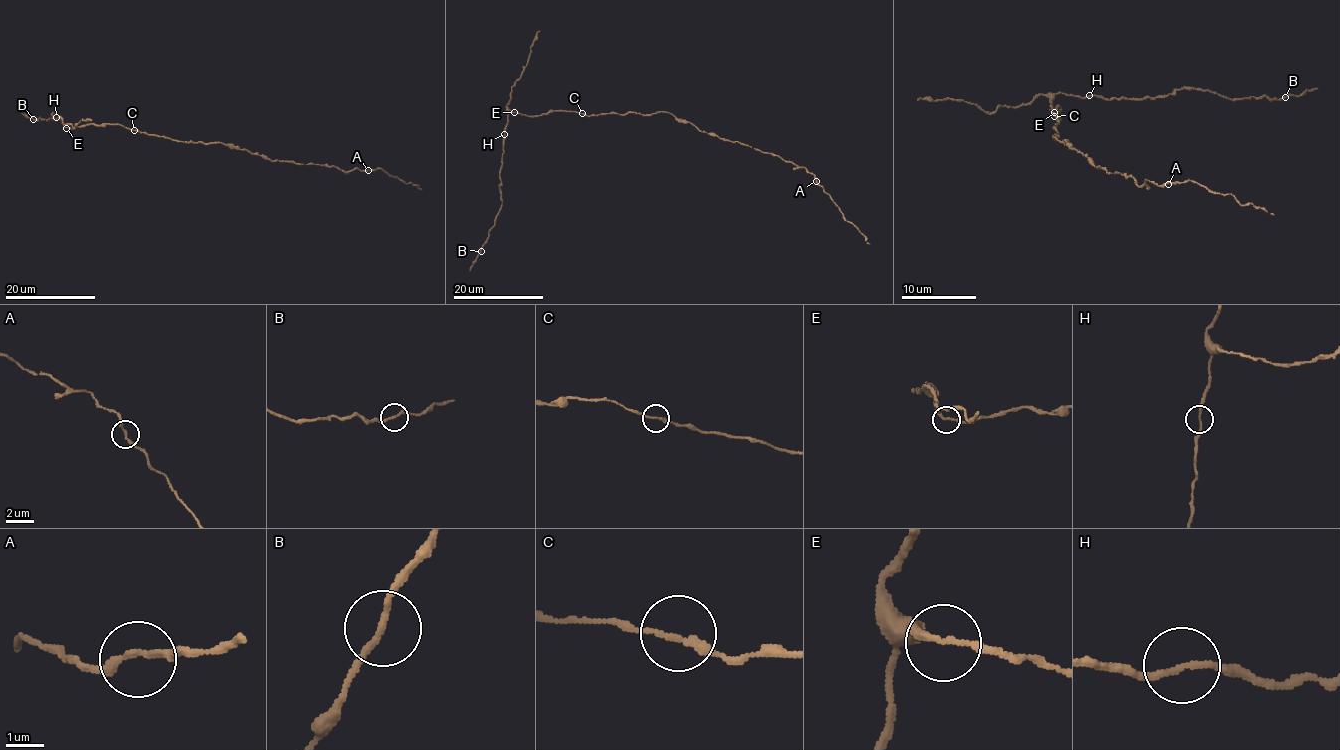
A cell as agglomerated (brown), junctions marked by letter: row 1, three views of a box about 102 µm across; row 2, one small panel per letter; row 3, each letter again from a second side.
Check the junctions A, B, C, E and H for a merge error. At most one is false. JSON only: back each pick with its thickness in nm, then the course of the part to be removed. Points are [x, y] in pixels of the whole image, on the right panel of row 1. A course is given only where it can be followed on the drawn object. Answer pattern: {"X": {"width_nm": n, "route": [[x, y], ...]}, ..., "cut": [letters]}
{"cut": []}

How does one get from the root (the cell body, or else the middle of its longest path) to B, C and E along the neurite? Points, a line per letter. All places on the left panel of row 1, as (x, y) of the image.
B: (180, 141), (116, 123), (87, 123), (67, 128), (60, 115), (52, 119), (53, 113), (48, 120), (33, 119)
C: (180, 141), (134, 130)
E: (180, 141), (116, 123), (87, 123), (65, 128)

